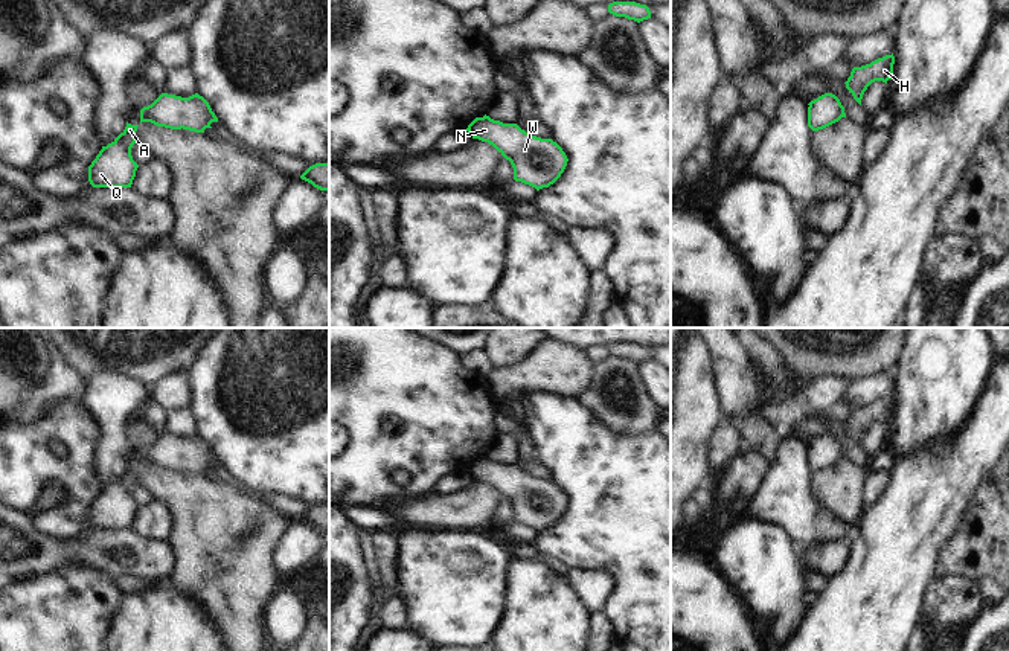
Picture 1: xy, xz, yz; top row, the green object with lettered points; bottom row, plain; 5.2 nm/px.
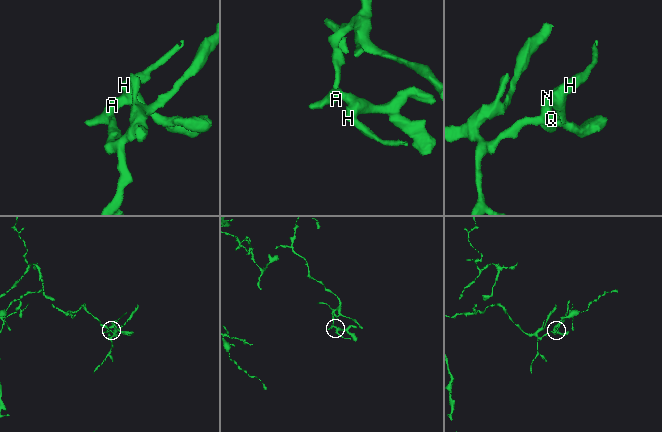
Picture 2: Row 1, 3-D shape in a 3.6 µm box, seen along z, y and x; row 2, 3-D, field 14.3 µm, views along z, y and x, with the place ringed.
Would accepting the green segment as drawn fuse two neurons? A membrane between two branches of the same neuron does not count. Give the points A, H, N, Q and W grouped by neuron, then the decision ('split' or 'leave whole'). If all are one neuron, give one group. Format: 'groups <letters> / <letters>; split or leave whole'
groups A H N Q W; leave whole

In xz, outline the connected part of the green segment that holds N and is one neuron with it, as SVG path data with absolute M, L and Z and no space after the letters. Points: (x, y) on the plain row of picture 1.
M489 457L476 459L466 470L472 480L492 486L514 509L514 521L537 532L553 526L567 508L567 497L552 480L541 480L517 465L503 465Z

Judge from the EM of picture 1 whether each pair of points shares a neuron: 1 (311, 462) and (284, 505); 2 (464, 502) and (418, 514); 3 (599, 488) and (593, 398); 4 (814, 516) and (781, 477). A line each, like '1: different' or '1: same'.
1: different
2: same
3: different
4: same

